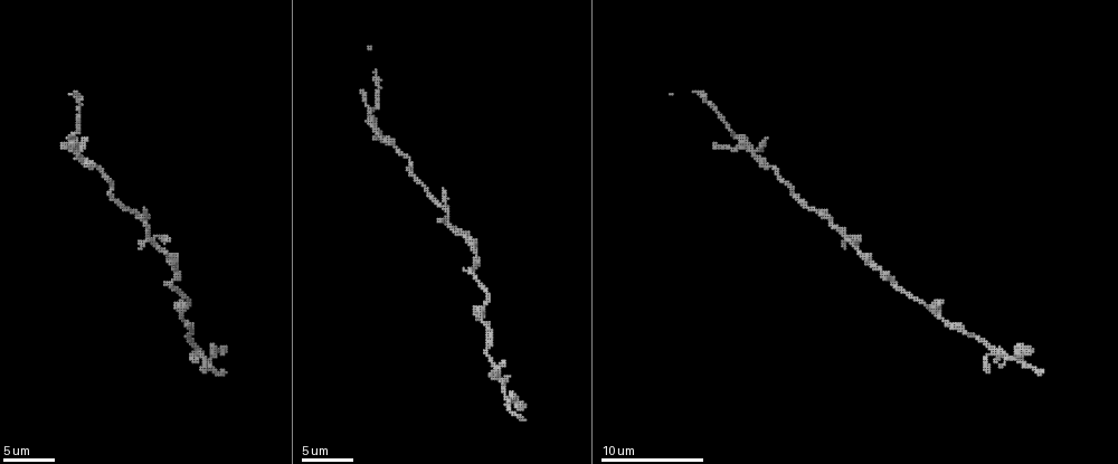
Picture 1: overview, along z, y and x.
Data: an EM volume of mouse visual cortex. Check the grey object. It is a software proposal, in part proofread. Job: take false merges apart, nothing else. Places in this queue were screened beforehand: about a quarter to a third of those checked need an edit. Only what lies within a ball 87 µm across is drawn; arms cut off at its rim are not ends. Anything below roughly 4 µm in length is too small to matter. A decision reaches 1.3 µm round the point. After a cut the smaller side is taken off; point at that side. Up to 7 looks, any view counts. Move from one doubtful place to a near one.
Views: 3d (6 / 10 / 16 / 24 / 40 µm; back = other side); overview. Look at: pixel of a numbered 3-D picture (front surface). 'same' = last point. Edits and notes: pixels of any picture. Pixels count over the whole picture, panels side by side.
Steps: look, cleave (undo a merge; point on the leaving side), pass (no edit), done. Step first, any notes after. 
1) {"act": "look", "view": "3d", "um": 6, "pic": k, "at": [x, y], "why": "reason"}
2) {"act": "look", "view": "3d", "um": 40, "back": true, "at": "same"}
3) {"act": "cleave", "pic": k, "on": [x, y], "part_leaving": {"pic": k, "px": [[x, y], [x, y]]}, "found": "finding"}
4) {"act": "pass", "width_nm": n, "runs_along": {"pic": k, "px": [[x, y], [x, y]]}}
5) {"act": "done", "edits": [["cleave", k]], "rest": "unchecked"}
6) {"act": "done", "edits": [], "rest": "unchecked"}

{"act": "look", "view": "3d", "um": 10, "pic": 1, "at": [1004, 353]}

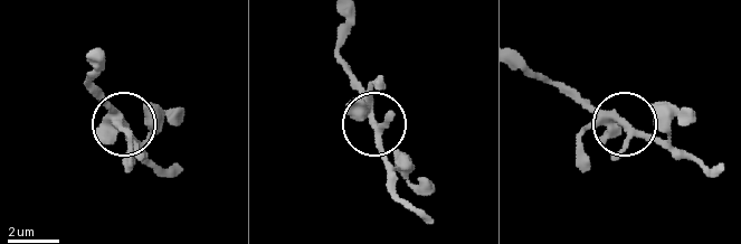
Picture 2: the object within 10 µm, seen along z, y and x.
{"act": "pass", "runs_along": {"pic": 2, "px": [[523, 62], [652, 134], [675, 156]]}, "found": "continuous, no second neuron"}

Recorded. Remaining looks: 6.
{"act": "look", "view": "3d", "um": 16, "pic": 1, "at": [172, 285], "why": "calibre changes"}

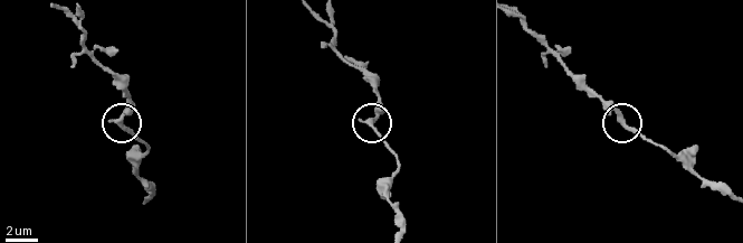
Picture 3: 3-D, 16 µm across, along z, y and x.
{"act": "pass", "width_nm": 280, "runs_along": {"pic": 3, "px": [[559, 55], [618, 118], [648, 141]]}, "found": "continuous, no second neuron"}

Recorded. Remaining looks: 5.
{"act": "look", "view": "3d", "um": 6, "pic": 1, "at": [451, 229], "why": "four-way junction"}

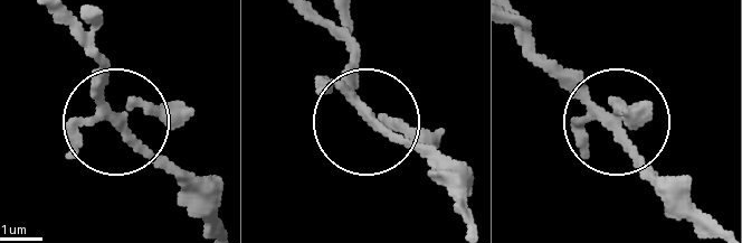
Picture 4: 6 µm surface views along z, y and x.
{"act": "pass", "width_nm": 190, "runs_along": {"pic": 4, "px": [[123, 121], [208, 214]]}, "found": "one neuron here"}

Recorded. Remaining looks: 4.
{"act": "done", "edits": [], "rest": "unchecked"}

